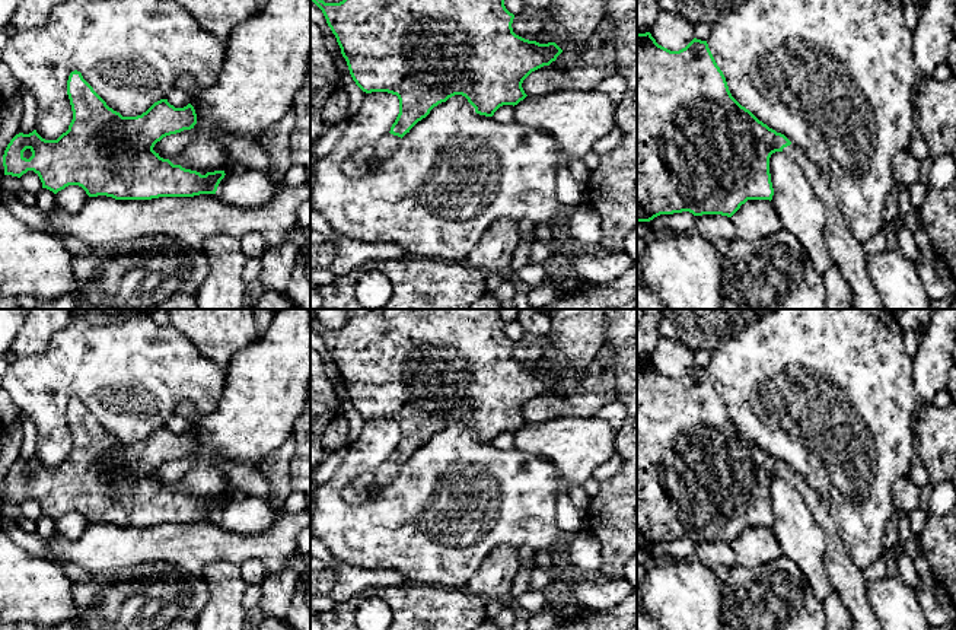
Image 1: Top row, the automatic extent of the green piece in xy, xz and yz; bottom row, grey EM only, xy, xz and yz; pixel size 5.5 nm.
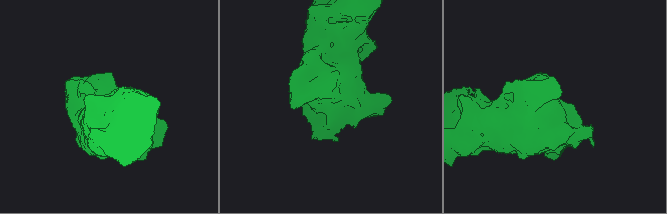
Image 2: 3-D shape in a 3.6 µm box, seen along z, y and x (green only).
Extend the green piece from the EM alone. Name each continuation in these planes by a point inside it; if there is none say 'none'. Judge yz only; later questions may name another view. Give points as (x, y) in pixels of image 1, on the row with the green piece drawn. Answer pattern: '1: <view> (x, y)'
1: yz (847, 254)

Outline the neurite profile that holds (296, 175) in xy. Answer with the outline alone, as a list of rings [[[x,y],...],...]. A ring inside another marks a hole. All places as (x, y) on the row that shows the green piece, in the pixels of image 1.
[[[293,163],[284,175],[286,185],[297,187],[306,184],[306,181],[307,181],[307,172],[305,166],[297,163]]]

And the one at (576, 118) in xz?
[[[596,89],[560,90],[526,96],[514,105],[513,121],[551,134],[560,149],[557,198],[570,210],[586,203],[586,184],[570,174],[573,158],[583,158],[615,124],[616,105]]]

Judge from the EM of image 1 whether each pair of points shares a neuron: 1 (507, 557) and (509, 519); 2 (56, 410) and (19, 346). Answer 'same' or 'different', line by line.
1: different
2: different

